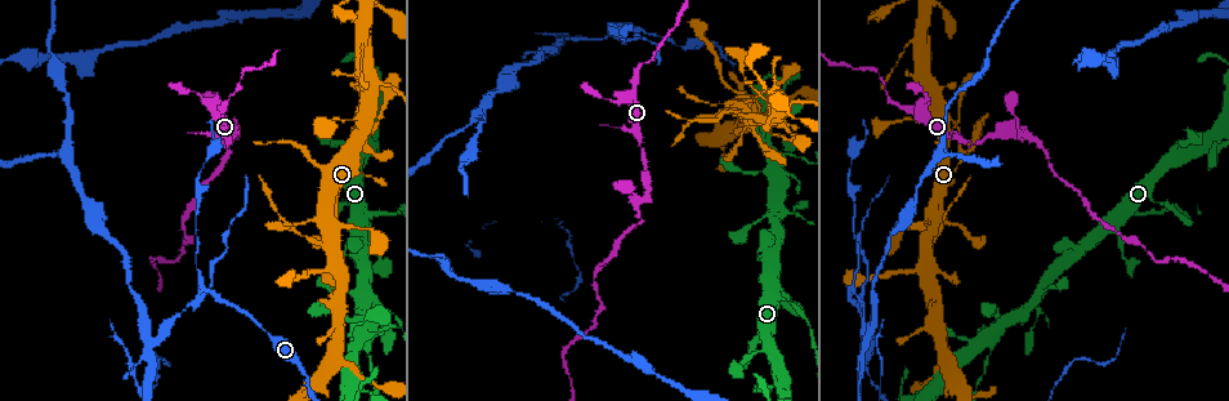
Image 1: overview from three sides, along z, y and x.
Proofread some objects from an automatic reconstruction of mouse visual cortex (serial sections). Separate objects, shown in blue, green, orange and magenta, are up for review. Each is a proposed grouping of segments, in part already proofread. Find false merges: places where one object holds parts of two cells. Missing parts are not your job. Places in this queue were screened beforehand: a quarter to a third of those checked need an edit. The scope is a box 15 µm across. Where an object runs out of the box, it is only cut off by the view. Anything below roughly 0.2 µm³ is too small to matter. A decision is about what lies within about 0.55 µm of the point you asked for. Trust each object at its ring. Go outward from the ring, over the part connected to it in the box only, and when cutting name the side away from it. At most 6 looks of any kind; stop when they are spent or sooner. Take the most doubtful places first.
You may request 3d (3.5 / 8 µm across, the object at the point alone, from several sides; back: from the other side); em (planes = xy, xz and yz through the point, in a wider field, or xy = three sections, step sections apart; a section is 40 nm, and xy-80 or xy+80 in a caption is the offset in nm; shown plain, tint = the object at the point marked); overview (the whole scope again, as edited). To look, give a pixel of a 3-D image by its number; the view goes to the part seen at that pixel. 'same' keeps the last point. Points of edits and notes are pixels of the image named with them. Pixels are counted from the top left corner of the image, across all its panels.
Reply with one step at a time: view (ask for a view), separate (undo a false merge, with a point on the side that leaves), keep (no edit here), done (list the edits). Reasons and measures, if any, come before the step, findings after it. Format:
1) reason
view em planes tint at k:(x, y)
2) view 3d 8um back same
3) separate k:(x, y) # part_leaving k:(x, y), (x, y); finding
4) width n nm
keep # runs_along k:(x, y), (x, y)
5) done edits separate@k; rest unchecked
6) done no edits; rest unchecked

abrupt turn
view 3d 3.5um at 1:(371, 214)

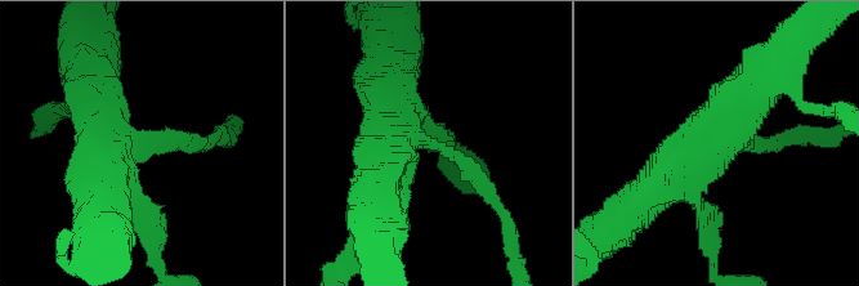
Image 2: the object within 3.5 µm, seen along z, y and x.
need the tissue
view em xy step 1 tint at 2:(134, 146)

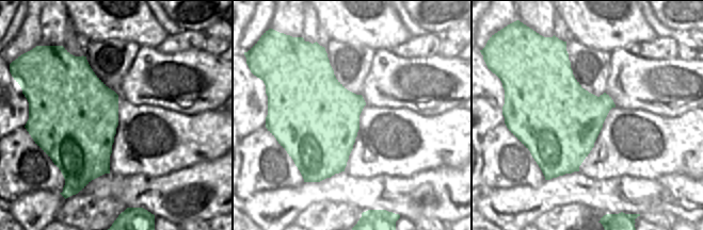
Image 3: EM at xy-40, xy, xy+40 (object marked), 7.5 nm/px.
keep # runs_along 2:(733, 104), (697, 156), (614, 227); continuous, no second cell

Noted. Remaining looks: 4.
sharp bend
view 3d 8um at 1:(995, 330)

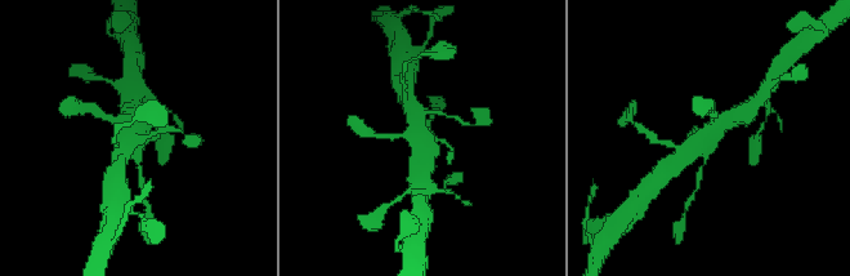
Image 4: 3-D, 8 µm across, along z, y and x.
view em xy step 5 tint at 4:(710, 131)

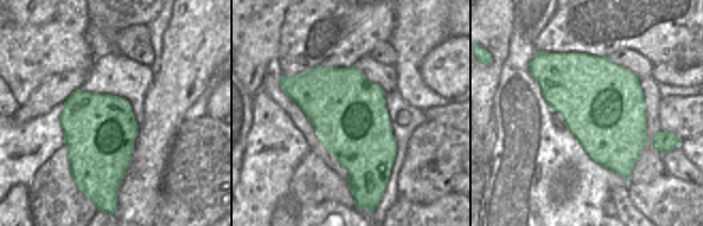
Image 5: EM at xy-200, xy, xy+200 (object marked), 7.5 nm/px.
width 550 nm
keep # runs_along 4:(742, 114), (702, 136), (684, 155); continuous, no second cell

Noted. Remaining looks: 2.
three arms meet
view 3d 3.5um at 1:(926, 261)

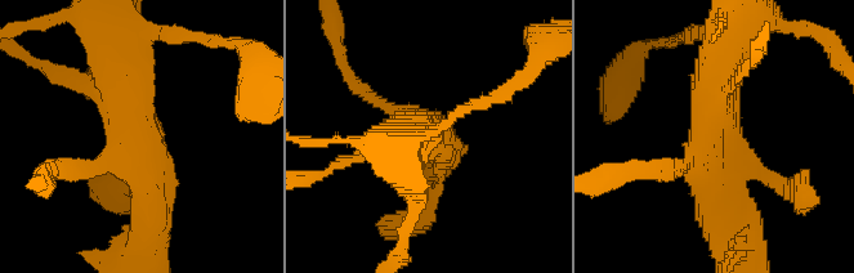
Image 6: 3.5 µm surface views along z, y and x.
need the tissue
view em xy step 1 tint at 6:(710, 134)

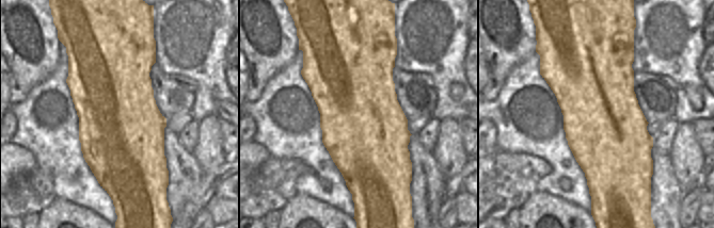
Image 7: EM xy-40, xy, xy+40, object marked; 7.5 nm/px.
keep # runs_along 6:(117, 49), (153, 215); one cell here

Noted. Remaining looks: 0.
done no edits; rest unchecked

